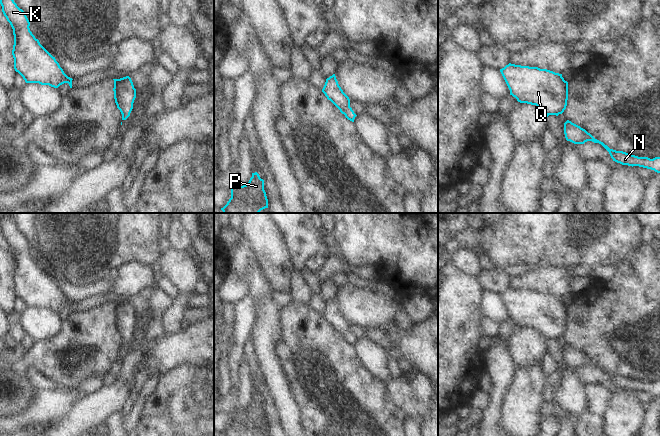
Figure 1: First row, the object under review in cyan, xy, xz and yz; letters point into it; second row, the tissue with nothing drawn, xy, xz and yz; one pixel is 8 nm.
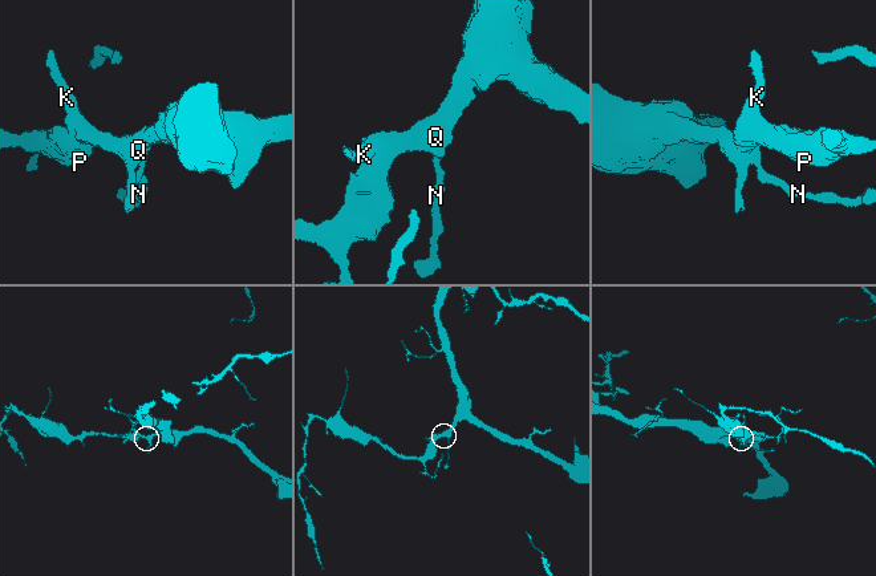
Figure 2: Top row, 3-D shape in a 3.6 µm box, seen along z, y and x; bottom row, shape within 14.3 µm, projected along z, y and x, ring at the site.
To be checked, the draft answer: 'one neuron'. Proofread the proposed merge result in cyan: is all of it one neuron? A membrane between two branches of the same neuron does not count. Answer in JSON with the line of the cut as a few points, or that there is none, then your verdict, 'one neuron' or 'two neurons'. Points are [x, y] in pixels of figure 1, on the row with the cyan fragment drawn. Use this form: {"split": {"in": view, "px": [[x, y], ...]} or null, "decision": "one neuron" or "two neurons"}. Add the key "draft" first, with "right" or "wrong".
{"draft": "right", "split": null, "decision": "one neuron"}

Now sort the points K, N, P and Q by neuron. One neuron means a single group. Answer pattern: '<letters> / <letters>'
K N P Q

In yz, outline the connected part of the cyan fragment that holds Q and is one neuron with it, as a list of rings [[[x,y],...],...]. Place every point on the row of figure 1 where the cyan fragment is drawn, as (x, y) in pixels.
[[[509,63],[500,72],[510,95],[520,103],[536,105],[546,116],[562,114],[567,106],[568,82],[562,74]]]

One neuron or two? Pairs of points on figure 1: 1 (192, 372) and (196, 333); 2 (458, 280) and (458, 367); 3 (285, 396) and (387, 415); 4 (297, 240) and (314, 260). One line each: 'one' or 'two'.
1: two
2: one
3: two
4: two

